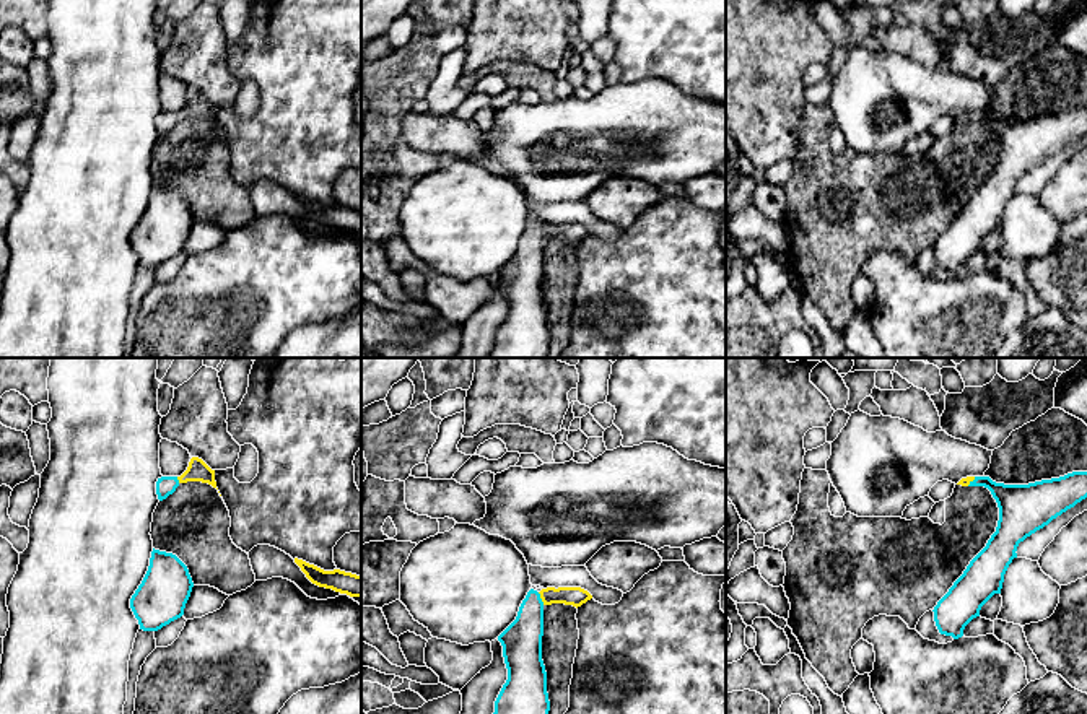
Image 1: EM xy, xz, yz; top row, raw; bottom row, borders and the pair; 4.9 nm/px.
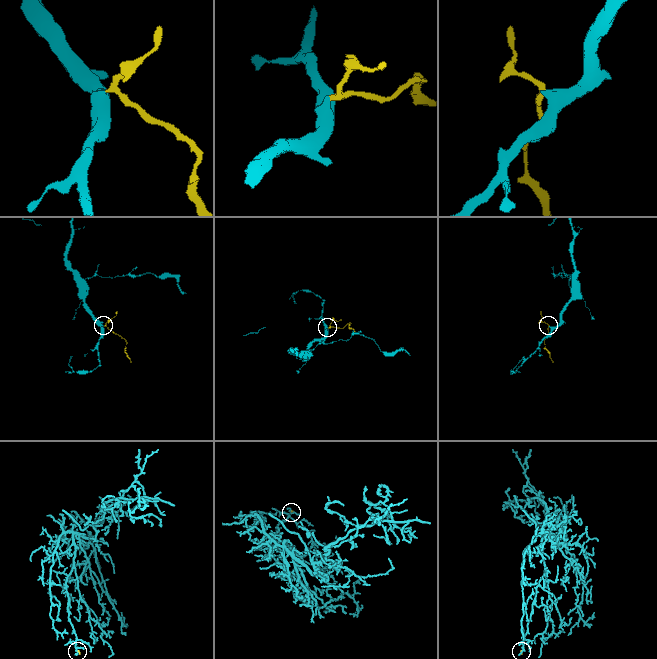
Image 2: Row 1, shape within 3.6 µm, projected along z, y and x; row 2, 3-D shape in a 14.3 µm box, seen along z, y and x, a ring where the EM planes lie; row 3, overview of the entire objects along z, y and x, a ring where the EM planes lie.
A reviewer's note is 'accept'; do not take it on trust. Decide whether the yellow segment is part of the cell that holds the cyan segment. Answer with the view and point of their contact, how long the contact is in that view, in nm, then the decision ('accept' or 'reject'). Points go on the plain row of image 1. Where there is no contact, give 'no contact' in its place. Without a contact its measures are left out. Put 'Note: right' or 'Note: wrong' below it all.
xz (541, 235) | 70 nm | accept
Note: right

